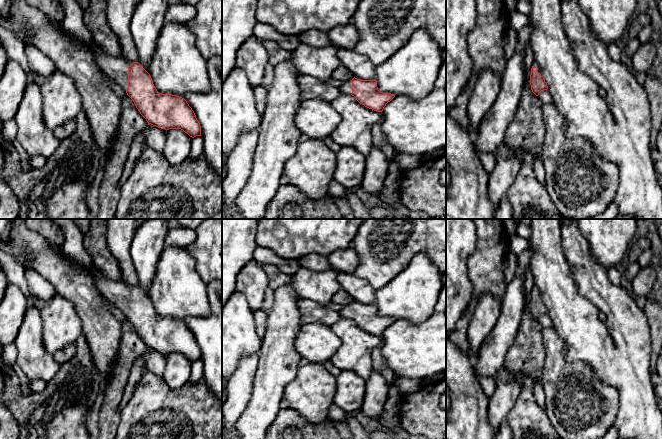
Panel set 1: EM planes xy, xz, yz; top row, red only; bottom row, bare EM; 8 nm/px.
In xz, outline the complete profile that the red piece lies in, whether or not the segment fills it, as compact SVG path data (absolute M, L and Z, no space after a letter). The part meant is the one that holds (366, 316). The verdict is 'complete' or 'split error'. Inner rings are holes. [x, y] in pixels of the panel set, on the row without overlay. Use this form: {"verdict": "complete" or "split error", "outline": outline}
{"verdict": "split error", "outline": "M355 301L343 306L338 313L341 318L350 318L360 328L378 336L382 336L386 328L395 321L391 317L380 316L376 304L360 304Z"}

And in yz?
{"verdict": "split error", "outline": "M534 286L531 292L530 309L532 316L536 320L538 320L541 315L548 313L547 307L543 301L542 293L537 286Z"}

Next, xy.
{"verdict": "split error", "outline": "M57 247L71 262L83 267L92 276L95 287L100 294L120 309L133 324L140 338L148 348L161 353L181 353L190 361L201 360L201 350L196 339L187 325L169 317L161 318L155 312L150 298L138 286L129 287L122 281L107 279L95 266L86 266L73 258L68 257L61 247Z"}

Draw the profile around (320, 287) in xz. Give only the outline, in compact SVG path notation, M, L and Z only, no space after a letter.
M301 267L291 276L291 283L300 298L327 306L331 298L342 289L337 275L338 272L331 268L318 272Z

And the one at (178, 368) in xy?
M169 353L165 358L164 381L171 389L178 389L188 383L192 361L181 353Z

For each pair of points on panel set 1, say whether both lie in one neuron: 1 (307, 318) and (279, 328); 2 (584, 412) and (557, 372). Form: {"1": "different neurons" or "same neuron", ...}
{"1": "different neurons", "2": "same neuron"}

